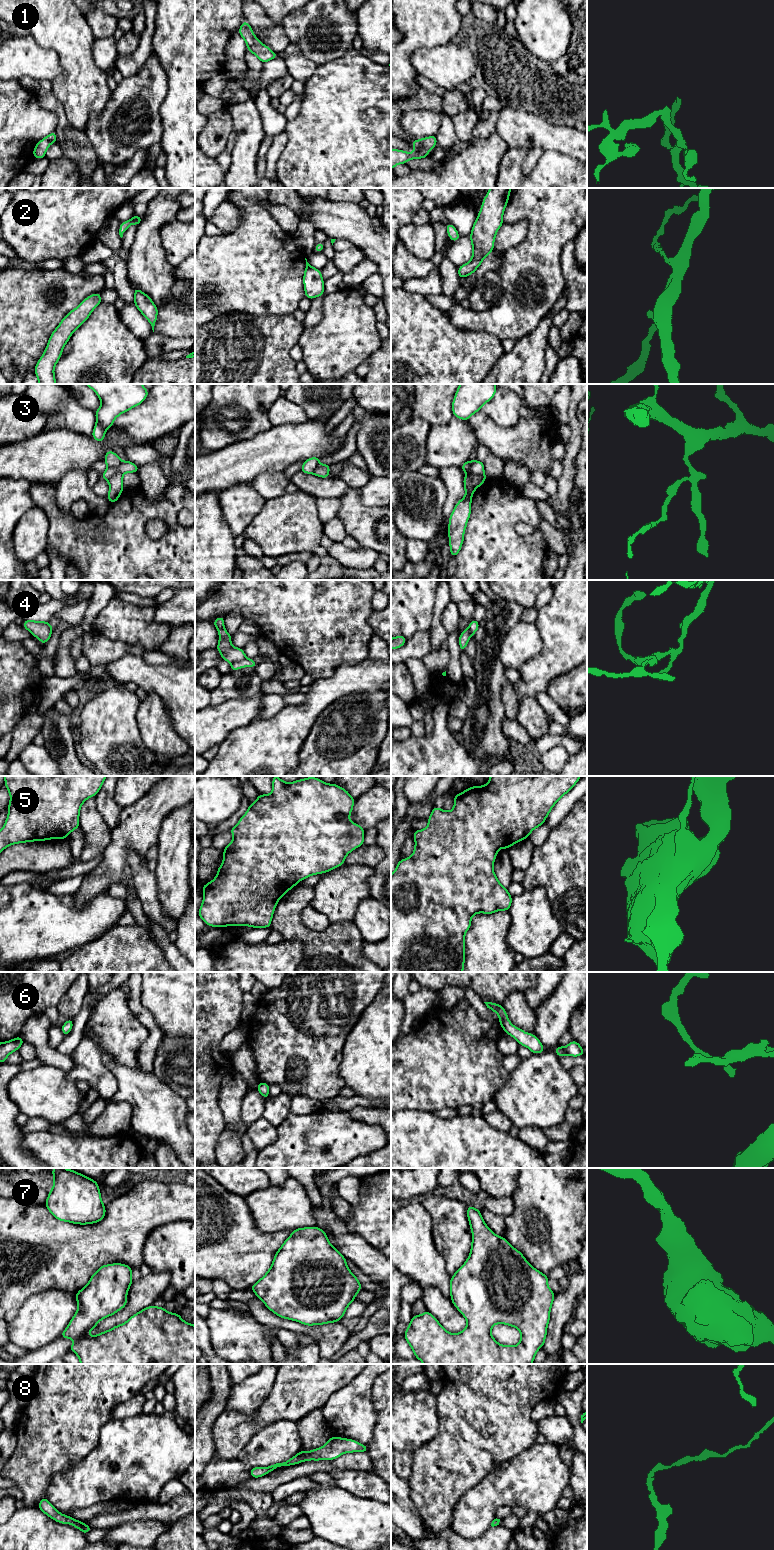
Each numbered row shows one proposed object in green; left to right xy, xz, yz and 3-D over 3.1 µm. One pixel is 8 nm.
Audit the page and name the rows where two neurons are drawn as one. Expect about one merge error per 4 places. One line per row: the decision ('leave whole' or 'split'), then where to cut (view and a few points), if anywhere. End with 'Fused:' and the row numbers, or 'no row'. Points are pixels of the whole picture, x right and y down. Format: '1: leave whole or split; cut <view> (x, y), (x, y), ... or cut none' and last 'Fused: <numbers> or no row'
1: leave whole; cut none
2: leave whole; cut none
3: split; cut yz (476, 459), (471, 465), (471, 471), (484, 475)
4: split; cut xz (245, 657), (231, 663)
5: leave whole; cut none
6: leave whole; cut none
7: leave whole; cut none
8: leave whole; cut none
Fused: 3, 4

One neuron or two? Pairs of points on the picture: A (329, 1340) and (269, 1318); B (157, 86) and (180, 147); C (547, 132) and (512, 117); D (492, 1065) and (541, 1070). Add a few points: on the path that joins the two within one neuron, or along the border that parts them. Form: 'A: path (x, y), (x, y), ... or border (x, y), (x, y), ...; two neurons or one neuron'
A: path (314, 1332), (284, 1323); one neuron
B: border (167, 77), (168, 90), (160, 106), (161, 123); two neurons
C: path (538, 132), (525, 130), (521, 126); one neuron
D: border (510, 1072), (508, 1080), (496, 1092); two neurons

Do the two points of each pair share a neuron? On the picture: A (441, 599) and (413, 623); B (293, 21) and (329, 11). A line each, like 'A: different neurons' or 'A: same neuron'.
A: different neurons
B: same neuron

